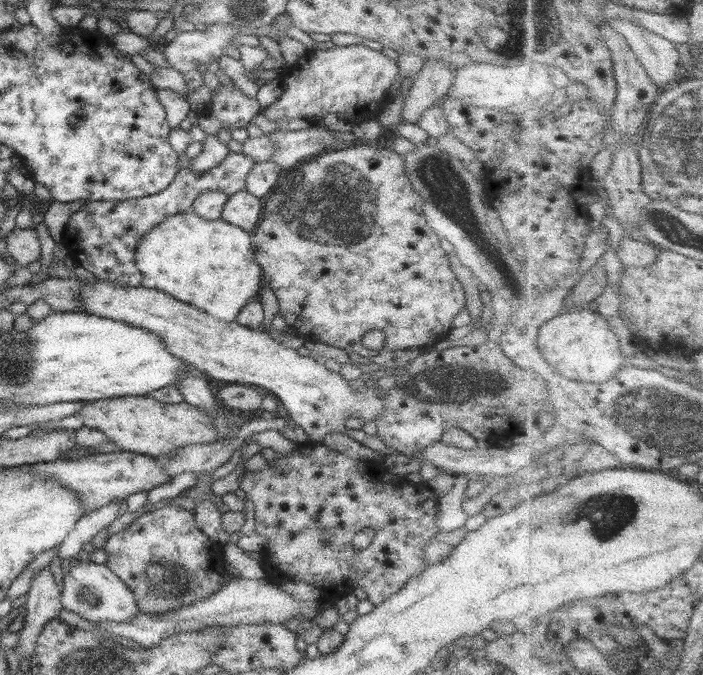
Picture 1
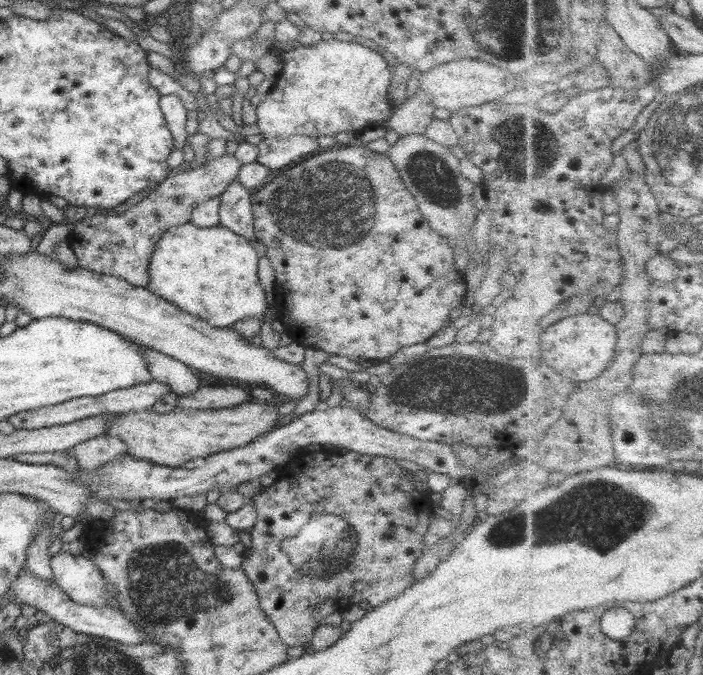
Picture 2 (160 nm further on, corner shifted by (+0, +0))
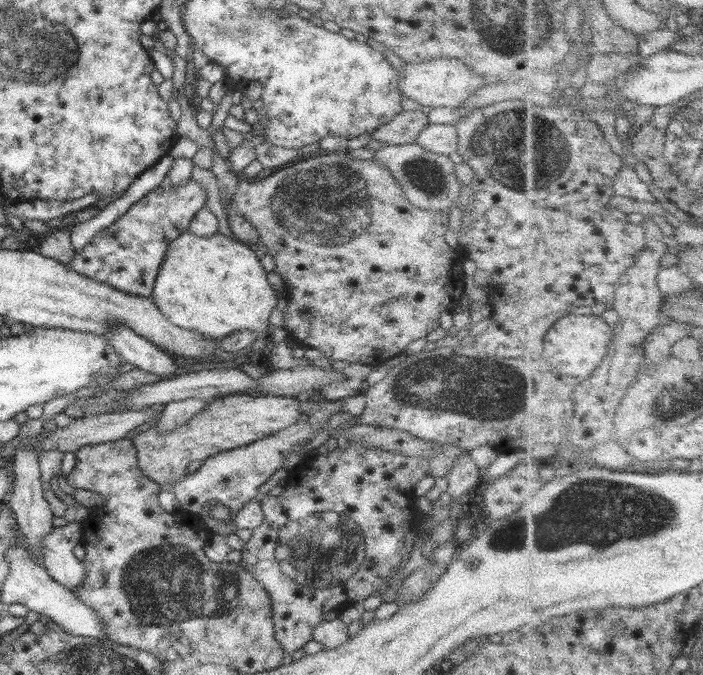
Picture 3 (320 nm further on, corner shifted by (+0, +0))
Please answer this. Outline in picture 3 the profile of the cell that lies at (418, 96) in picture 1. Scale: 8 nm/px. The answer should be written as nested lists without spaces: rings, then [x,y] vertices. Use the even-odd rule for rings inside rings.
[[[402,110],[387,124],[378,126],[369,133],[369,138],[381,142],[381,146],[415,143],[419,132],[428,124],[425,117],[420,110]]]

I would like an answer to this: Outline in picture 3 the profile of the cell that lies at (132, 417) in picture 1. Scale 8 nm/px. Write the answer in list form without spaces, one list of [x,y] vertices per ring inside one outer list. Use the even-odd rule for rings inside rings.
[[[228,395],[216,398],[197,412],[185,425],[169,433],[157,433],[149,428],[145,433],[132,437],[131,442],[137,456],[137,466],[143,476],[159,485],[161,489],[172,486],[188,473],[187,465],[193,461],[205,461],[223,451],[245,447],[252,442],[285,431],[287,427],[297,424],[301,419],[301,403],[291,397],[272,395]]]

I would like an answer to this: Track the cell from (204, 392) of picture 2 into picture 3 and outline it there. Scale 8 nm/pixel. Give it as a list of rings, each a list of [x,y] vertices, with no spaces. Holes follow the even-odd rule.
[[[186,399],[178,402],[169,402],[163,406],[162,415],[156,420],[155,431],[169,433],[173,429],[185,425],[197,412],[201,412],[207,403],[199,399]]]

